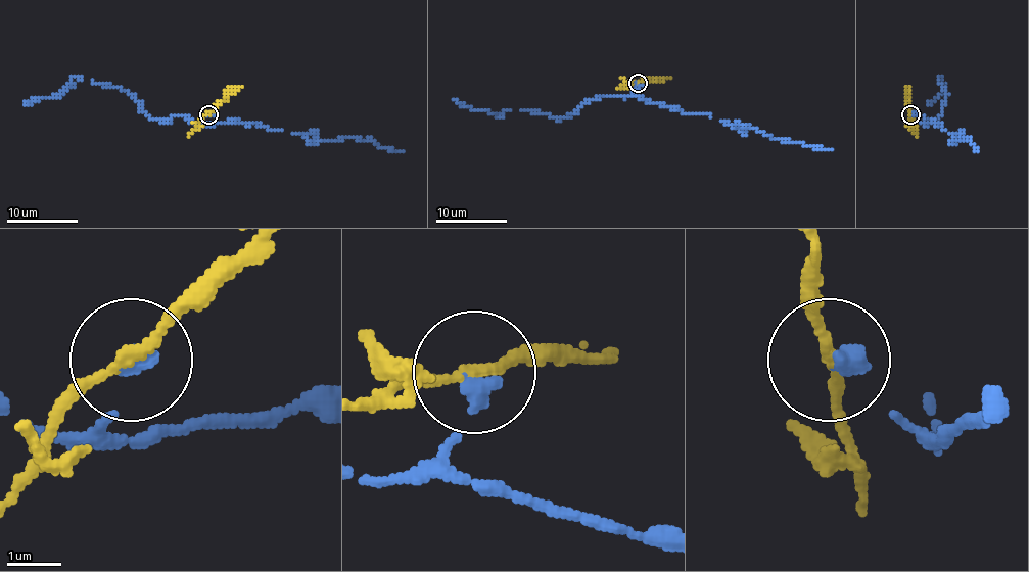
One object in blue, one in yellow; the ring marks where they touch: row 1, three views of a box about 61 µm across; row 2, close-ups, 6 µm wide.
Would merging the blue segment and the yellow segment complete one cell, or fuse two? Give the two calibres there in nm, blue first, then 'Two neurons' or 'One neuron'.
Thickness 320 nm (blue) against 180 nm. Two neurons

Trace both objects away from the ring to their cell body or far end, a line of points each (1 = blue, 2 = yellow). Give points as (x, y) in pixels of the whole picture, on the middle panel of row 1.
1: (636, 82), (636, 96), (685, 112), (711, 114), (777, 138), (831, 150)
2: (638, 82), (671, 79)

